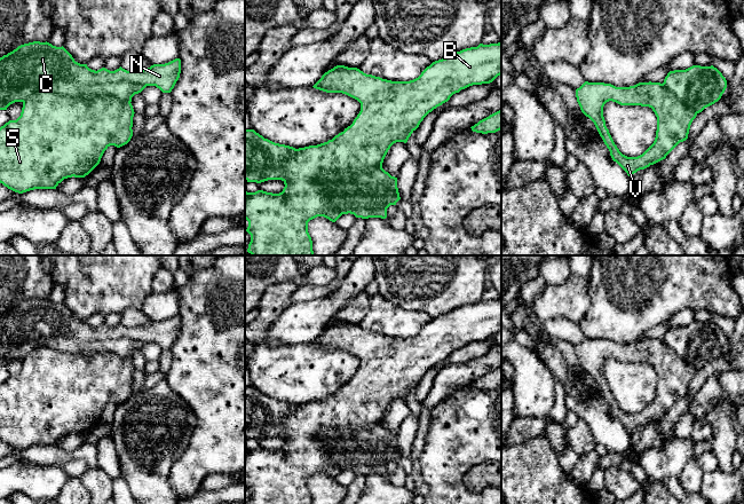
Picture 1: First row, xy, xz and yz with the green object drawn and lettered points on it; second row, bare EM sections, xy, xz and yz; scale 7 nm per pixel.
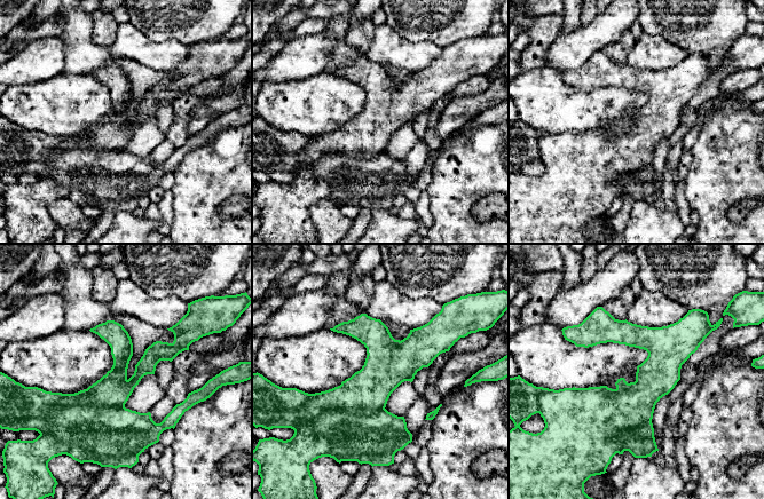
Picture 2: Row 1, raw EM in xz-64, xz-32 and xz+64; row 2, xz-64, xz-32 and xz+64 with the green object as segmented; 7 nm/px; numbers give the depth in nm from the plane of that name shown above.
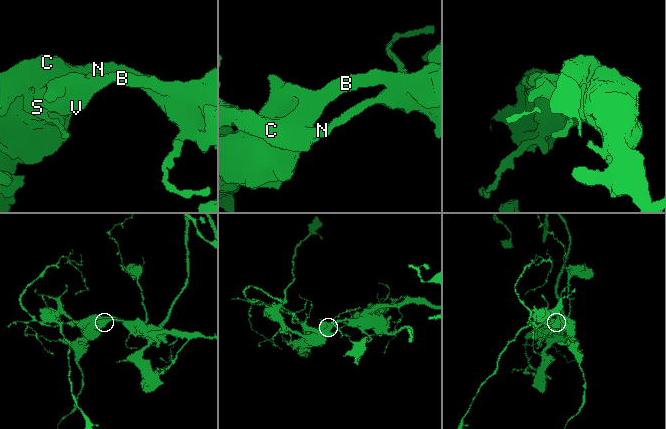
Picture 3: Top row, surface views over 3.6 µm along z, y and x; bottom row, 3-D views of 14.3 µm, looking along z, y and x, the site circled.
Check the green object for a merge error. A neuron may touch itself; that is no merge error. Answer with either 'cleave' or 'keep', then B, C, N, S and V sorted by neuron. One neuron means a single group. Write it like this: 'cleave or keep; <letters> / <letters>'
cleave; B S V / C N

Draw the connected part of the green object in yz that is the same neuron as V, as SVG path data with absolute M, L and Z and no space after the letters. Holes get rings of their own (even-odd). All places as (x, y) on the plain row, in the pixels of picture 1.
M585 338L576 346L581 369L595 381L610 412L628 433L663 416L688 395L690 381L697 369L682 360L660 339L639 339L630 344L616 344L604 339ZM612 357L620 362L641 362L652 365L657 373L654 400L640 412L627 414L615 401L603 373L603 363Z

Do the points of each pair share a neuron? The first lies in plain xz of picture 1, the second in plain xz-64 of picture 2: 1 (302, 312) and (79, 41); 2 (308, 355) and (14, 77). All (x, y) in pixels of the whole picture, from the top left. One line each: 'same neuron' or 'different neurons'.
1: different neurons
2: different neurons

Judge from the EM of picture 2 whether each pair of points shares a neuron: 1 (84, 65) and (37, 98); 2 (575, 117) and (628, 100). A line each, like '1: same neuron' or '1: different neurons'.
1: different neurons
2: same neuron

